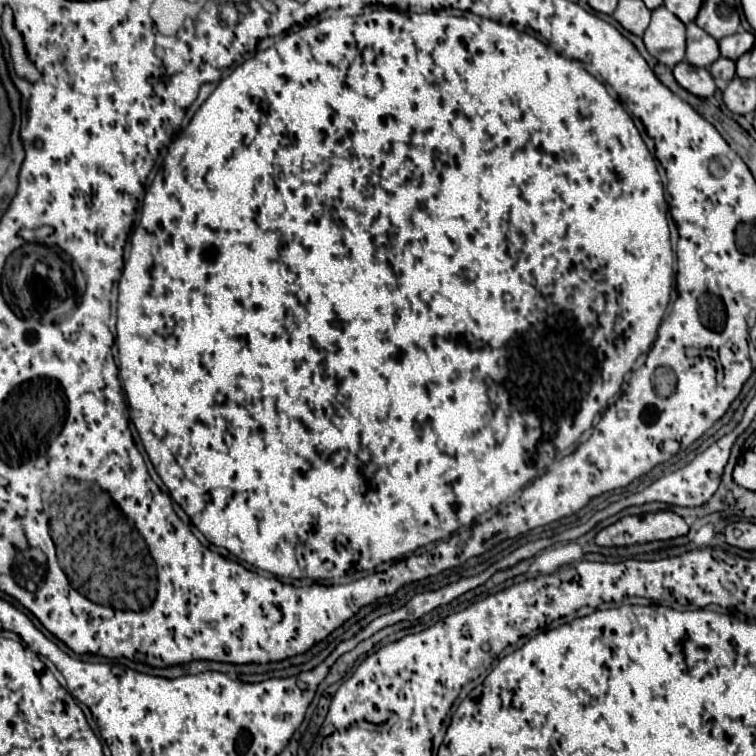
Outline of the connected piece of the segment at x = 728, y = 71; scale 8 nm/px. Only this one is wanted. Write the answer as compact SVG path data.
M719 57L711 67L709 67L713 77L721 77L723 81L731 81L735 77L735 61L727 57Z

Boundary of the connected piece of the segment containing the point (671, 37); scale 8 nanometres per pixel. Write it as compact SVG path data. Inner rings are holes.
M661 5L651 15L643 43L657 61L675 67L685 59L685 25Z

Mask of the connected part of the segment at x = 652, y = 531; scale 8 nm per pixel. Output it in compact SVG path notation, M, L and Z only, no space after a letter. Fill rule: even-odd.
M659 511L643 517L625 517L601 529L595 537L595 543L599 547L629 547L649 541L667 541L683 537L687 535L687 531L689 527L679 515L671 511Z

